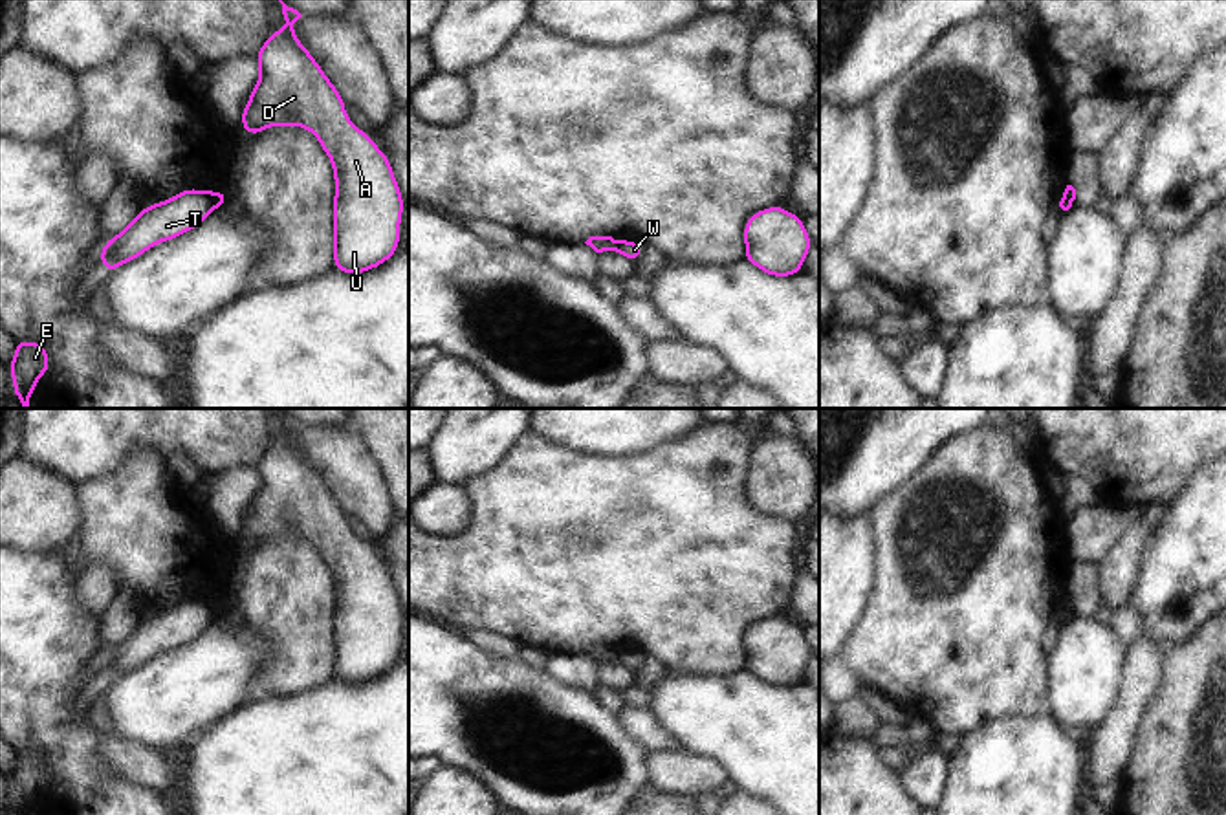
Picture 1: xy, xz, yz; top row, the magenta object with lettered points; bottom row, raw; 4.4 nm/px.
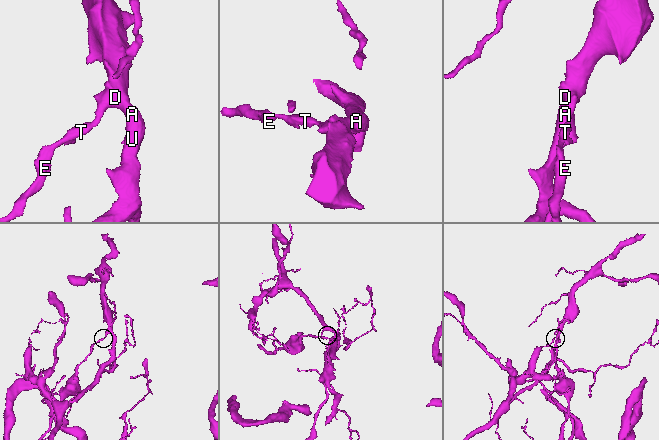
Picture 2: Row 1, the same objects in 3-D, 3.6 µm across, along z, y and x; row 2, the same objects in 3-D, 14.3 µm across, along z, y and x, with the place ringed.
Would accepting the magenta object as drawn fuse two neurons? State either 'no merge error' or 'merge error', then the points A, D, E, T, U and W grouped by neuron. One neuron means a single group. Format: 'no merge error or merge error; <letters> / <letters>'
merge error; A D U W / E T

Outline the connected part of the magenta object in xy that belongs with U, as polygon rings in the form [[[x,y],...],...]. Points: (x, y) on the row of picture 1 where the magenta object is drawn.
[[[282,0],[279,2],[288,26],[271,33],[255,53],[260,77],[242,110],[240,125],[247,136],[257,136],[275,125],[297,125],[313,132],[334,165],[334,269],[359,275],[385,264],[400,249],[405,201],[389,156],[348,119],[345,99],[295,37],[293,24],[302,15]]]

